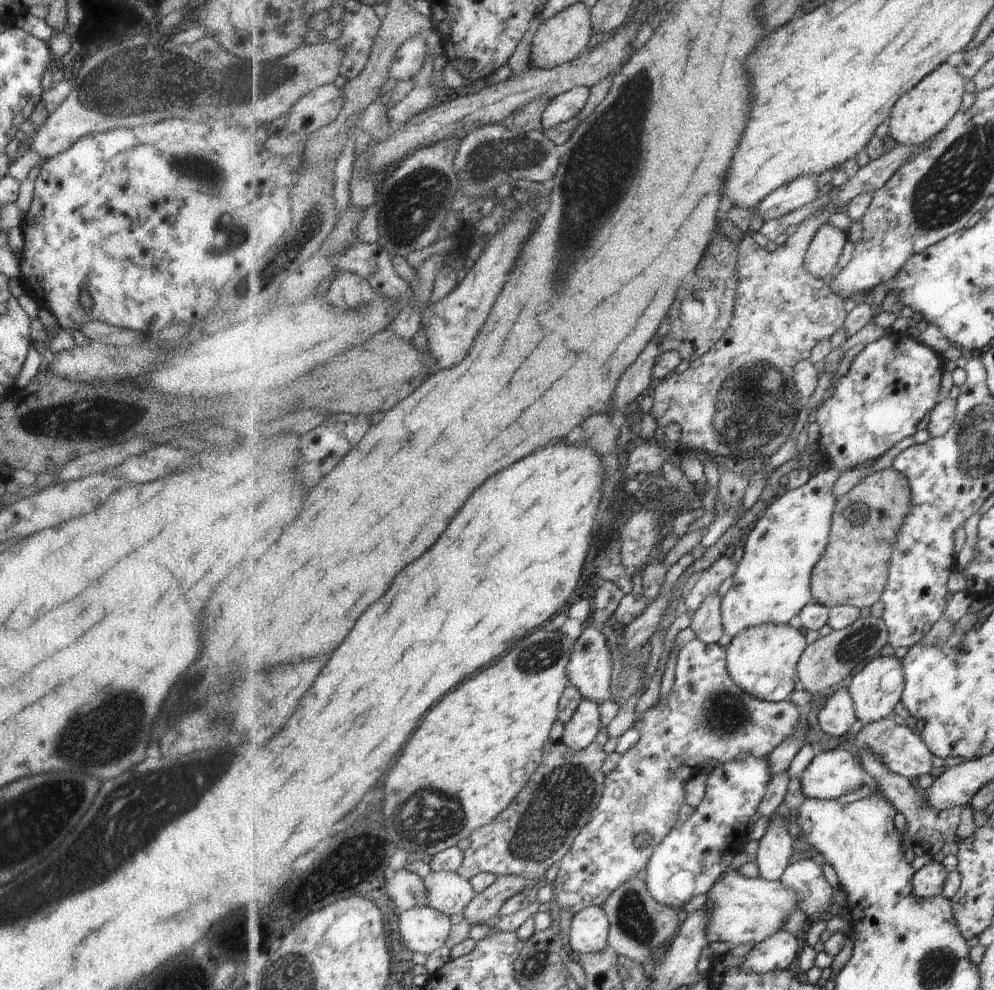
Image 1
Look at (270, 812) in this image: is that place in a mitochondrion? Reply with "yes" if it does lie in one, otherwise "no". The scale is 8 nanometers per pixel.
no

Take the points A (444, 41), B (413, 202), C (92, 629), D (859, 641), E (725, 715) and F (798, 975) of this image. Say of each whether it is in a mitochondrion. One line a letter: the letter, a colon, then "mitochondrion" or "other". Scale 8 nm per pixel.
A: other
B: mitochondrion
C: other
D: mitochondrion
E: mitochondrion
F: other

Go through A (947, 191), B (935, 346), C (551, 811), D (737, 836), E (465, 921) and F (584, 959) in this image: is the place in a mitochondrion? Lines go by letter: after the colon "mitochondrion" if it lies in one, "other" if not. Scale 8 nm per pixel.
A: mitochondrion
B: other
C: mitochondrion
D: other
E: other
F: other

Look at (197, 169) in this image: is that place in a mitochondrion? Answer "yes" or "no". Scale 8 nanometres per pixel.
yes

